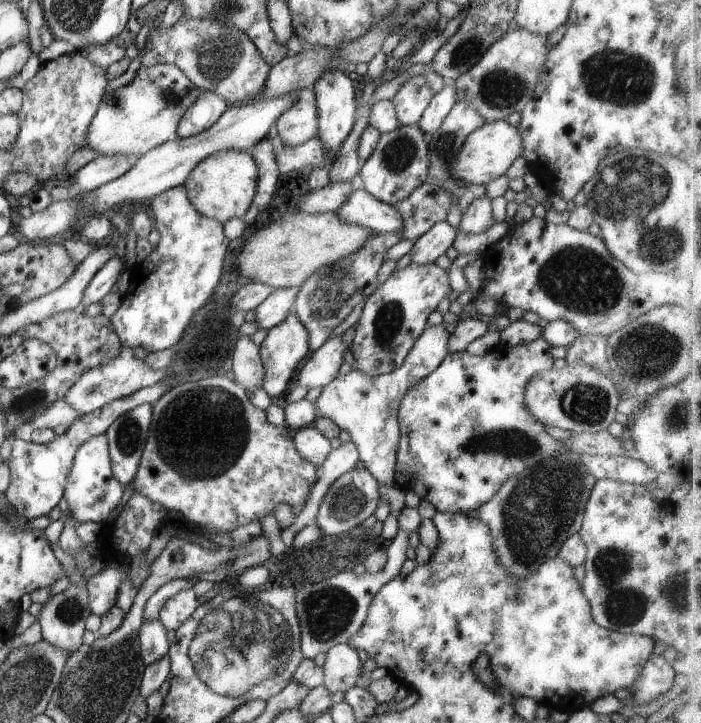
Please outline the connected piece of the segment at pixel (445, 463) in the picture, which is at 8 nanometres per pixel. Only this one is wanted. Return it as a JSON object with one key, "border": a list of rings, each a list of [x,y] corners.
{"border":[[[538,337],[532,342],[516,346],[499,343],[483,356],[469,355],[464,351],[448,352],[435,370],[415,382],[399,400],[395,412],[399,441],[395,454],[394,485],[404,492],[412,490],[420,501],[427,502],[429,506],[431,504],[435,511],[470,514],[475,513],[483,502],[487,502],[507,478],[535,465],[543,458],[563,456],[571,462],[576,460],[595,479],[609,478],[643,486],[660,480],[660,475],[634,455],[602,457],[571,450],[567,444],[563,444],[563,440],[549,436],[543,430],[544,425],[535,420],[535,416],[531,416],[525,406],[525,386],[533,374],[553,367],[550,348],[543,338]]]}

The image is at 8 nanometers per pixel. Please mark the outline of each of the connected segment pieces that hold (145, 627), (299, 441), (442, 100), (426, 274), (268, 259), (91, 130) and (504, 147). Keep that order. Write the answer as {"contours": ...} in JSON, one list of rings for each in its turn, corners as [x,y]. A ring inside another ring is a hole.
{"contours":[[[[157,618],[145,620],[139,628],[138,640],[142,664],[149,666],[151,662],[165,656],[168,650],[166,631]]],[[[312,425],[303,426],[292,432],[292,438],[295,450],[299,452],[301,458],[317,467],[331,450],[329,439],[320,434]]],[[[445,82],[443,88],[432,95],[427,107],[423,110],[419,121],[416,123],[419,130],[426,134],[427,137],[435,132],[441,126],[443,118],[447,116],[454,103],[455,88],[453,88],[453,83]]],[[[434,263],[394,272],[365,300],[361,317],[349,333],[349,351],[355,366],[367,376],[379,376],[399,368],[415,338],[427,328],[427,316],[450,292],[448,276]]],[[[289,210],[275,222],[257,230],[249,242],[241,246],[235,258],[235,270],[247,280],[261,282],[273,289],[299,286],[318,268],[331,266],[331,263],[359,250],[367,244],[371,234],[369,228],[343,222],[335,212],[305,214]]],[[[141,64],[129,84],[103,92],[97,111],[83,134],[83,148],[90,148],[97,156],[145,154],[174,137],[179,120],[197,98],[199,90],[173,64]]],[[[505,119],[485,121],[465,138],[455,162],[451,164],[451,176],[463,182],[465,186],[486,185],[499,176],[505,175],[506,171],[512,167],[512,162],[522,156],[521,146],[523,146],[523,140],[519,136],[517,127],[511,126]]]]}

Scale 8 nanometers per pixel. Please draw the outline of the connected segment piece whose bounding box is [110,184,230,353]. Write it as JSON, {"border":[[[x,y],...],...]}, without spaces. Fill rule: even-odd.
{"border":[[[183,184],[153,196],[146,204],[155,220],[159,240],[154,248],[151,247],[151,252],[142,262],[135,263],[126,271],[122,299],[119,308],[110,317],[110,322],[120,346],[133,349],[139,347],[147,353],[153,353],[173,346],[183,334],[183,328],[189,324],[195,310],[201,308],[211,296],[215,284],[221,277],[223,258],[226,256],[230,241],[223,235],[223,222],[207,218],[191,206]]]}

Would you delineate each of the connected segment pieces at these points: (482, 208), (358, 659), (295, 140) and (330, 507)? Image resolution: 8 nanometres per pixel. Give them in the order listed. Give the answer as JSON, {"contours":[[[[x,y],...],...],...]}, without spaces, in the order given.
{"contours":[[[[487,196],[475,198],[467,206],[467,210],[460,217],[459,224],[455,226],[456,234],[479,234],[486,231],[494,224],[493,214],[491,212],[490,200]]],[[[347,643],[331,646],[325,652],[325,662],[321,666],[322,686],[331,693],[345,692],[354,686],[355,679],[362,673],[362,655]]],[[[298,99],[275,120],[277,137],[287,146],[297,146],[318,132],[315,103]]],[[[350,469],[335,478],[335,481],[331,482],[331,486],[327,488],[315,516],[315,525],[323,532],[323,535],[332,536],[348,532],[351,528],[363,525],[365,519],[373,515],[380,498],[379,484],[367,470]]]]}

